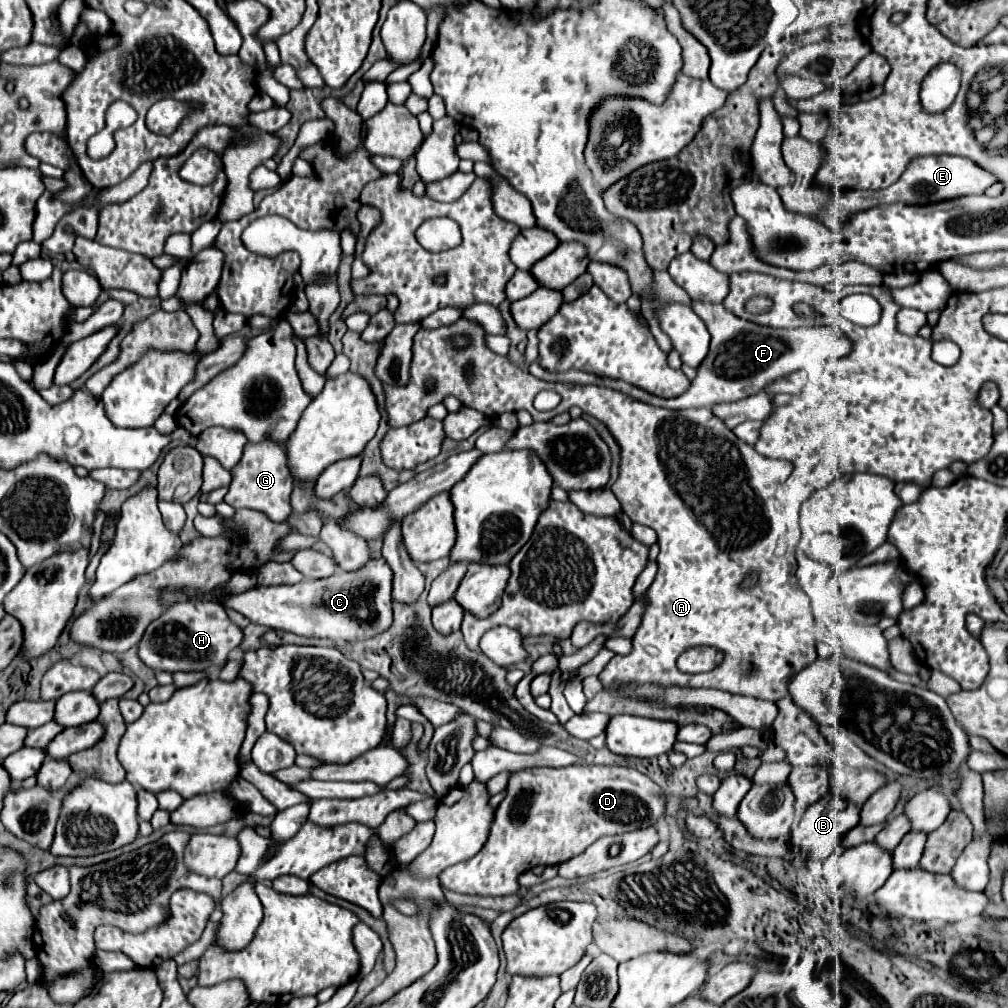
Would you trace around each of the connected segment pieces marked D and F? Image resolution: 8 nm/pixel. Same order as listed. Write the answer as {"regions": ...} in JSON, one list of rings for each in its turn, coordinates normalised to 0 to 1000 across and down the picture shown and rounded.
{"regions":[[[[568,758],[561,762],[529,760],[505,768],[499,796],[491,802],[479,841],[461,855],[436,867],[439,883],[471,889],[513,887],[513,869],[529,859],[553,859],[584,841],[590,831],[650,819],[662,806],[658,784],[640,768],[622,760]]],[[[688,298],[686,300],[688,310],[699,319],[703,331],[705,331],[705,343],[701,349],[701,355],[697,355],[697,361],[693,361],[691,365],[691,373],[686,379],[686,385],[672,395],[660,397],[648,391],[642,391],[634,385],[628,385],[626,381],[618,379],[618,377],[606,377],[606,375],[592,375],[588,371],[582,369],[574,369],[574,367],[566,367],[566,369],[543,369],[539,367],[533,359],[529,359],[525,363],[525,369],[535,375],[535,377],[543,377],[543,379],[563,379],[563,381],[590,381],[590,383],[598,383],[598,385],[606,385],[612,389],[618,389],[634,399],[642,399],[646,403],[656,403],[656,405],[664,405],[664,407],[680,407],[680,405],[703,405],[707,401],[713,399],[729,399],[735,395],[741,395],[745,391],[755,389],[763,379],[785,371],[787,367],[793,365],[793,361],[787,355],[789,345],[805,345],[805,343],[813,343],[813,347],[818,343],[818,353],[820,349],[828,351],[828,353],[838,353],[844,347],[844,339],[836,333],[830,325],[789,325],[789,327],[771,327],[771,325],[763,325],[763,323],[753,323],[749,319],[737,317],[733,313],[729,313],[727,310],[721,310],[717,306],[717,302],[707,302],[707,300],[695,300],[695,298]]]]}

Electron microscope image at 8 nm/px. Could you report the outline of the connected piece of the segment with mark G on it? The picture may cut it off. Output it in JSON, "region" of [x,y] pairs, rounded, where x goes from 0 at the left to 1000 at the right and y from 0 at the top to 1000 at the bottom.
{"region":[[[259,437],[259,440],[243,440],[241,454],[237,460],[229,466],[231,476],[227,482],[227,488],[223,492],[223,498],[235,504],[249,504],[265,510],[271,518],[283,518],[289,512],[287,502],[287,490],[291,484],[291,474],[285,466],[285,452],[281,442],[273,440],[271,437]]]}

